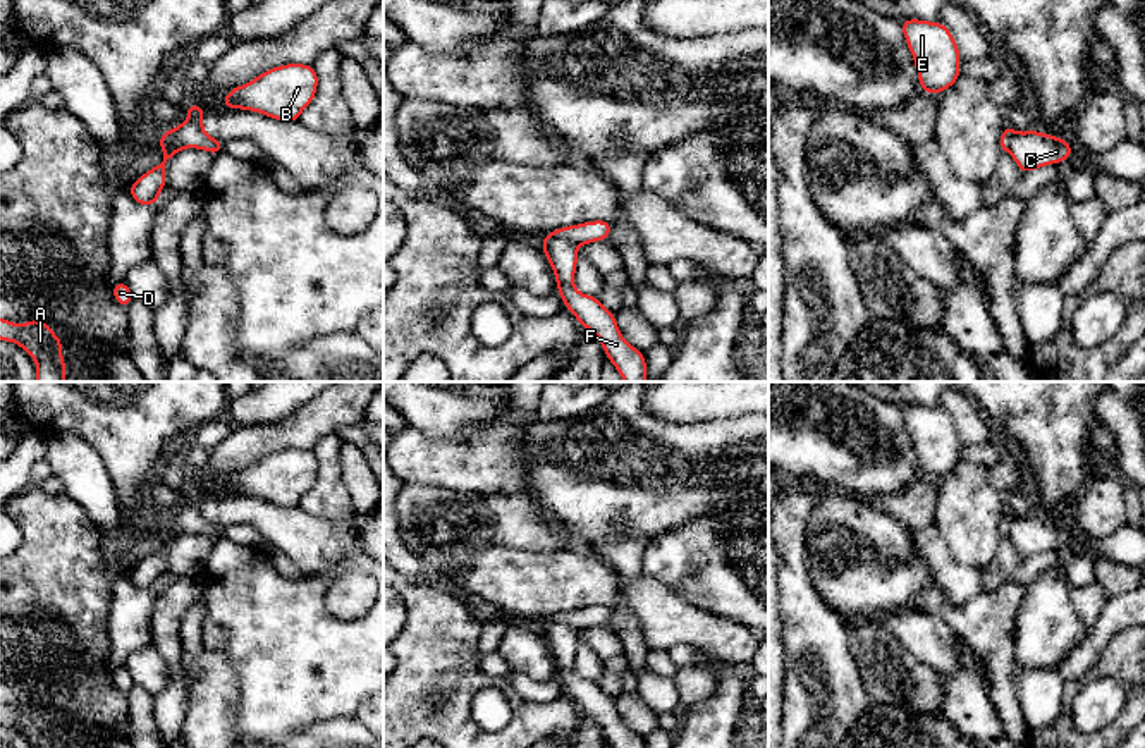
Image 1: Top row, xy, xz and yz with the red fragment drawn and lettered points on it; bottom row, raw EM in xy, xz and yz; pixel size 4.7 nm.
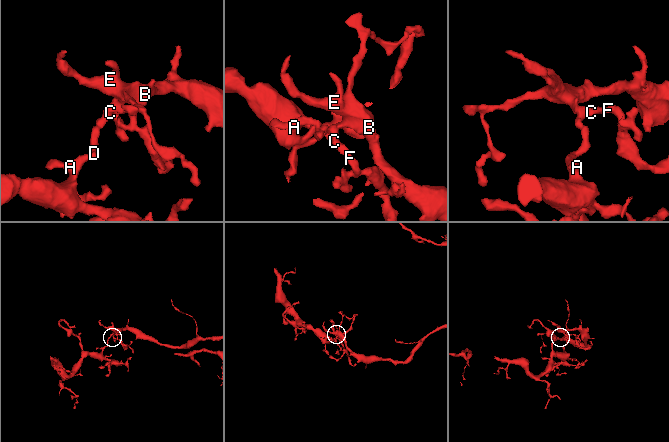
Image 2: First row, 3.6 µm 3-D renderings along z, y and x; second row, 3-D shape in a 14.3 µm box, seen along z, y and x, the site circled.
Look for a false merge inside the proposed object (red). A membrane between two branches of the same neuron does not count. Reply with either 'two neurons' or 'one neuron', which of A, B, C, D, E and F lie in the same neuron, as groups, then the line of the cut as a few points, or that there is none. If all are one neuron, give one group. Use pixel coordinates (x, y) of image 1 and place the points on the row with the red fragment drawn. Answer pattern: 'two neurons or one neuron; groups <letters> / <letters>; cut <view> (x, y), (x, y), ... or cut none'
two neurons; groups A C D F / B E; cut xz (545, 236), (561, 236), (576, 246)

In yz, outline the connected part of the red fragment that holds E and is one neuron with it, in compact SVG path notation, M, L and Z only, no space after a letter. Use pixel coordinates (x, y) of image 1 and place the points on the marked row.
M904 19L899 22L922 91L937 96L949 89L961 77L961 55L952 33L940 21Z

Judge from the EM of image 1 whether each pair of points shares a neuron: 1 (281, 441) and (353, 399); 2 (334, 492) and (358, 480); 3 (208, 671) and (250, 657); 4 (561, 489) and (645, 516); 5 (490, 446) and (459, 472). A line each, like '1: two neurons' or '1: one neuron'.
1: one neuron
2: two neurons
3: two neurons
4: one neuron
5: one neuron

